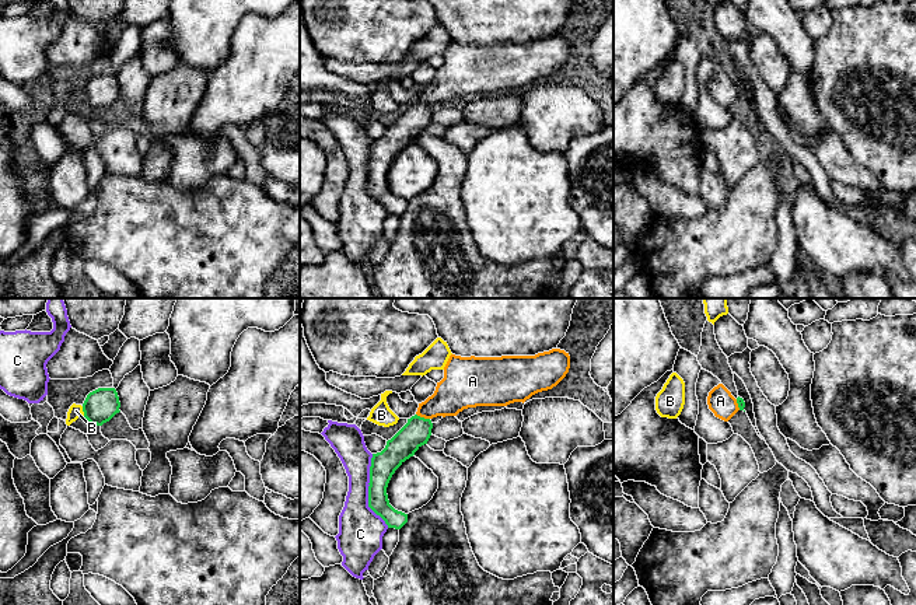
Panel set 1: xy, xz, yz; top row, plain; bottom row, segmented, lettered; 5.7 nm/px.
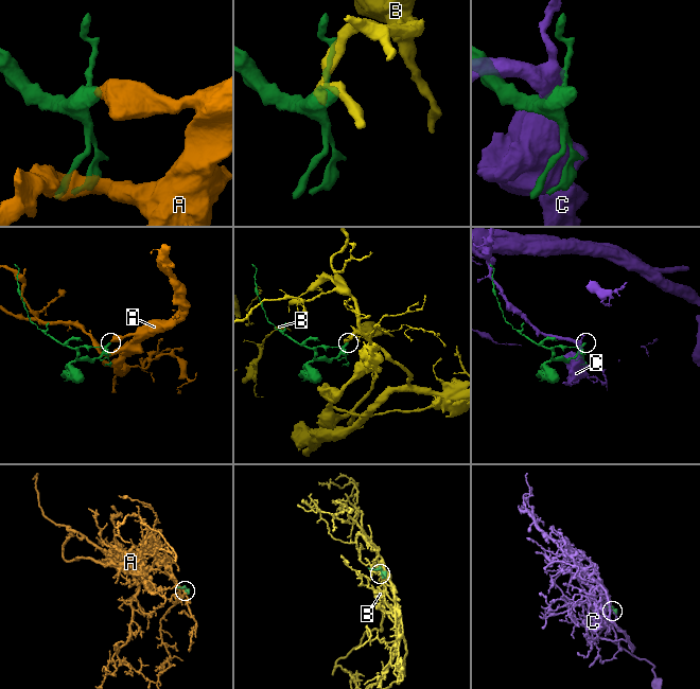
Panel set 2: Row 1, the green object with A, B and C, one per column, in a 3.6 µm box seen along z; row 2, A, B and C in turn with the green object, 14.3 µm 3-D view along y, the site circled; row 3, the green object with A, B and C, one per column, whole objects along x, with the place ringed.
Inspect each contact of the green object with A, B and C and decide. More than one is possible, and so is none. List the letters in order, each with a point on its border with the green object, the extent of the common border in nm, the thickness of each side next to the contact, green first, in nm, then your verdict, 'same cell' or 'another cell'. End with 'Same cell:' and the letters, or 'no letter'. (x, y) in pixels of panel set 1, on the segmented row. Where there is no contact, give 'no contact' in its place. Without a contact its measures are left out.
A: meets green in xz at (423, 418); contact 90 nm long; 160 nm thick on the green side, 220 nm on the other; same cell
B: meets green in xy at (83, 411); contact 70 nm long; 190 nm thick on the green side, 80 nm on the other; another cell
C: meets green in xz at (369, 490); contact 440 nm long; 150 nm thick on the green side, 260 nm on the other; another cell
Same cell: A

